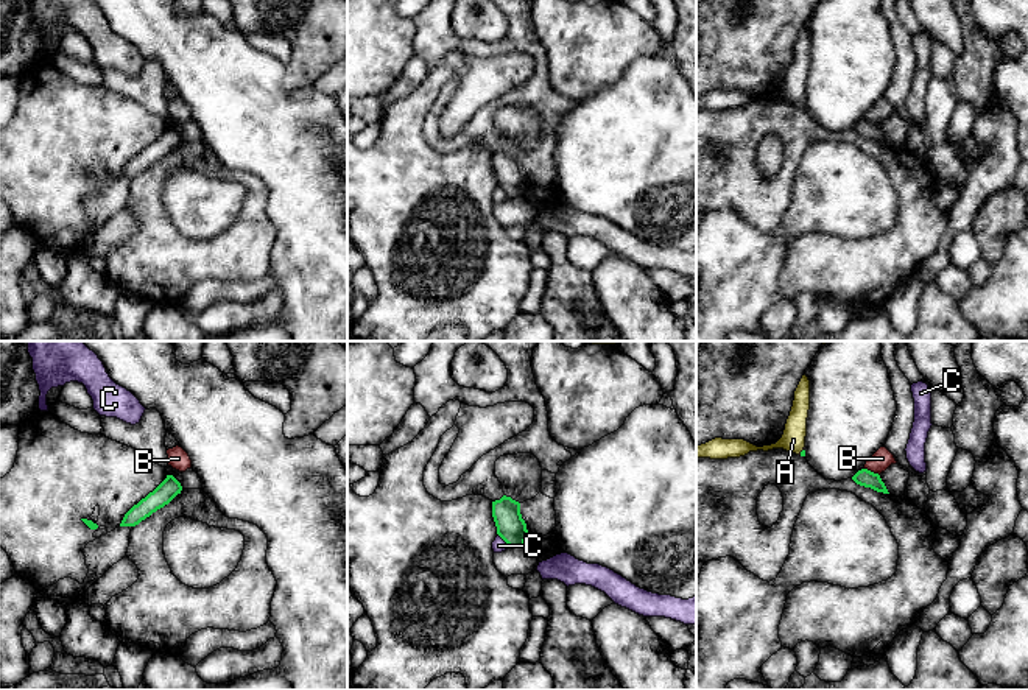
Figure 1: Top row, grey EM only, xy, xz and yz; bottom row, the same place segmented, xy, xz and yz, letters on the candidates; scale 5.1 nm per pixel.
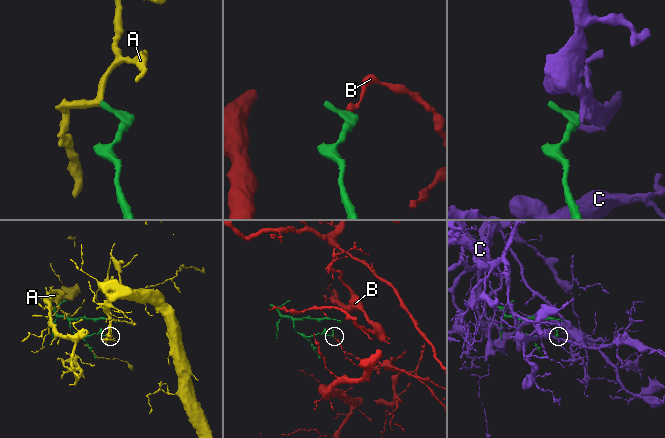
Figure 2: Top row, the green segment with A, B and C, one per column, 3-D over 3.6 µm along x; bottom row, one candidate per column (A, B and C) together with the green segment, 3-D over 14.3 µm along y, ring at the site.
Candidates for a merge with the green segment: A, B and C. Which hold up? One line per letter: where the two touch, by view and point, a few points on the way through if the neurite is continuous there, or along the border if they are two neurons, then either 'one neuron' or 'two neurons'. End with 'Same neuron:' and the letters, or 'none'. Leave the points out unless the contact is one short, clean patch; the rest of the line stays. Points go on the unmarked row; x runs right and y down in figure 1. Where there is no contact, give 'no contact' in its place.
A: yz (801, 103) | along yz (802, 100), (799, 105) | two neurons
B: yz (873, 123) | along yz (865, 119), (879, 126) | two neurons
C: xz (505, 192) | two neurons
Same neuron: none

